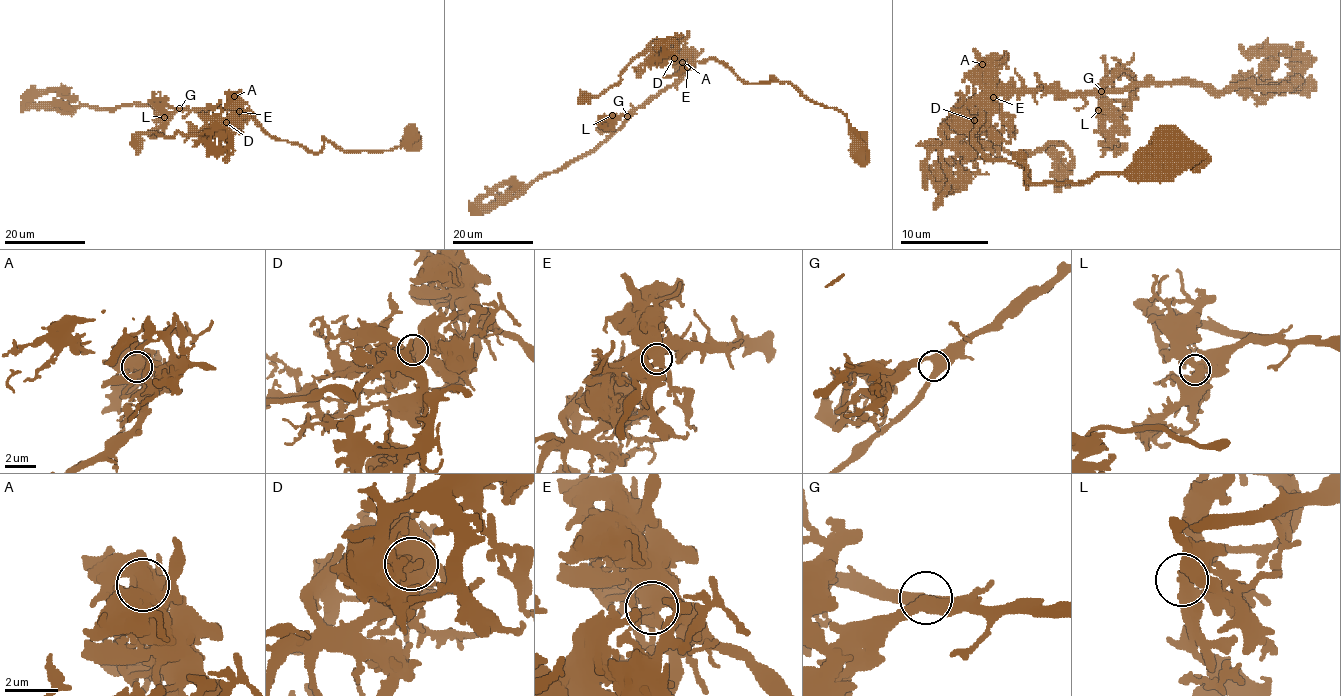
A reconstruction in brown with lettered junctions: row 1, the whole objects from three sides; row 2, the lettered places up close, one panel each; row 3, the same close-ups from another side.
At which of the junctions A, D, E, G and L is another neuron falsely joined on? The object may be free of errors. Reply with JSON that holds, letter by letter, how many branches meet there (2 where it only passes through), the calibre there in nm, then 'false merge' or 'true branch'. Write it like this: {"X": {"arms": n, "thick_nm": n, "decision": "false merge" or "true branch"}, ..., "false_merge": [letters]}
{"A": {"arms": 3, "thick_nm": 500, "decision": "true branch"}, "D": {"arms": 3, "thick_nm": 550, "decision": "false merge"}, "E": {"arms": 3, "thick_nm": 480, "decision": "true branch"}, "G": {"arms": 3, "thick_nm": 480, "decision": "true branch"}, "L": {"arms": 3, "thick_nm": 440, "decision": "true branch"}, "false_merge": ["D"]}

